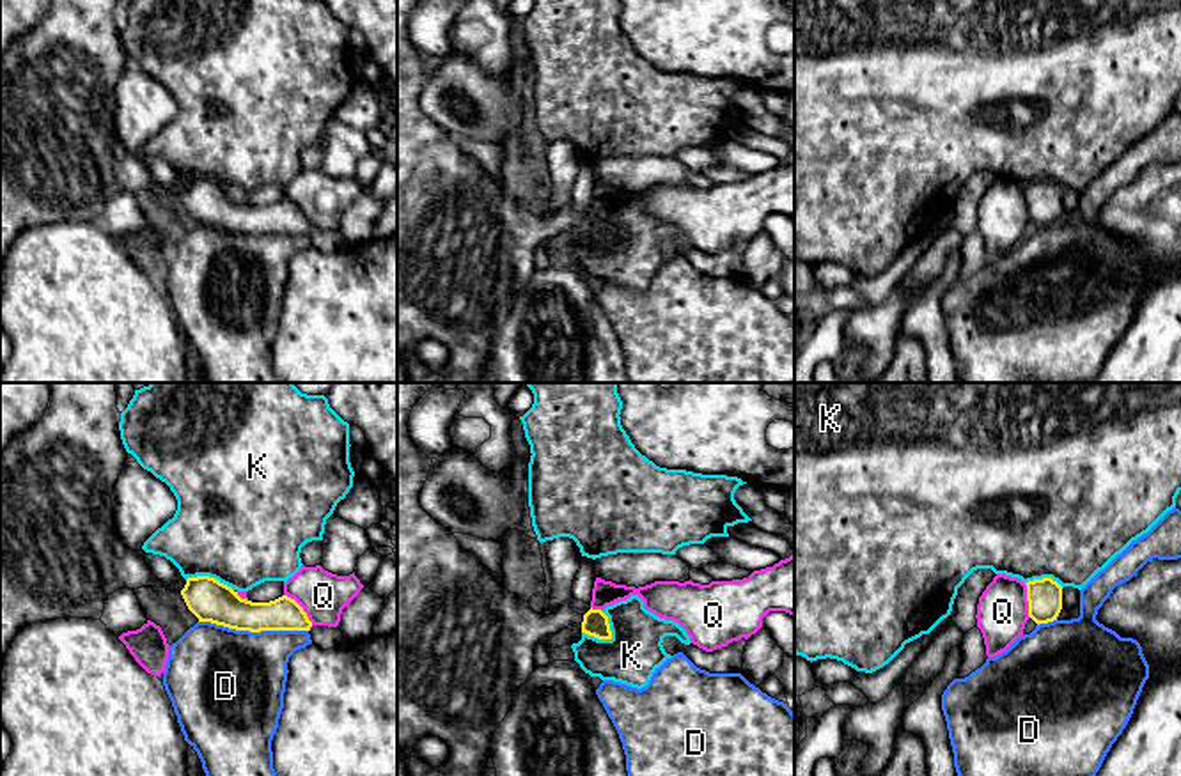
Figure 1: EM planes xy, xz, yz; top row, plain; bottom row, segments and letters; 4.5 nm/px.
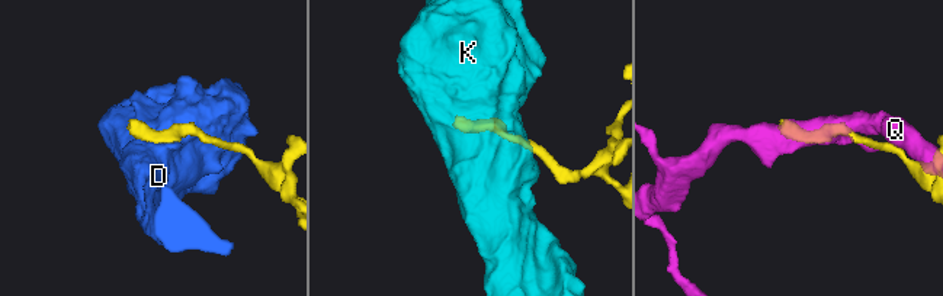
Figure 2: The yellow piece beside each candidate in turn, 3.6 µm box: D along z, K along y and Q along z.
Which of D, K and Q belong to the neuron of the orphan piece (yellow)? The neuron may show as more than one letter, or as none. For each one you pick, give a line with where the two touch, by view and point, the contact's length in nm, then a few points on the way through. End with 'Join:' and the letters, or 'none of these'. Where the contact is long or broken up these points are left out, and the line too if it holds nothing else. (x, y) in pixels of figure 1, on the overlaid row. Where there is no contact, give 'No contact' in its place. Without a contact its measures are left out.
Join: none of these

